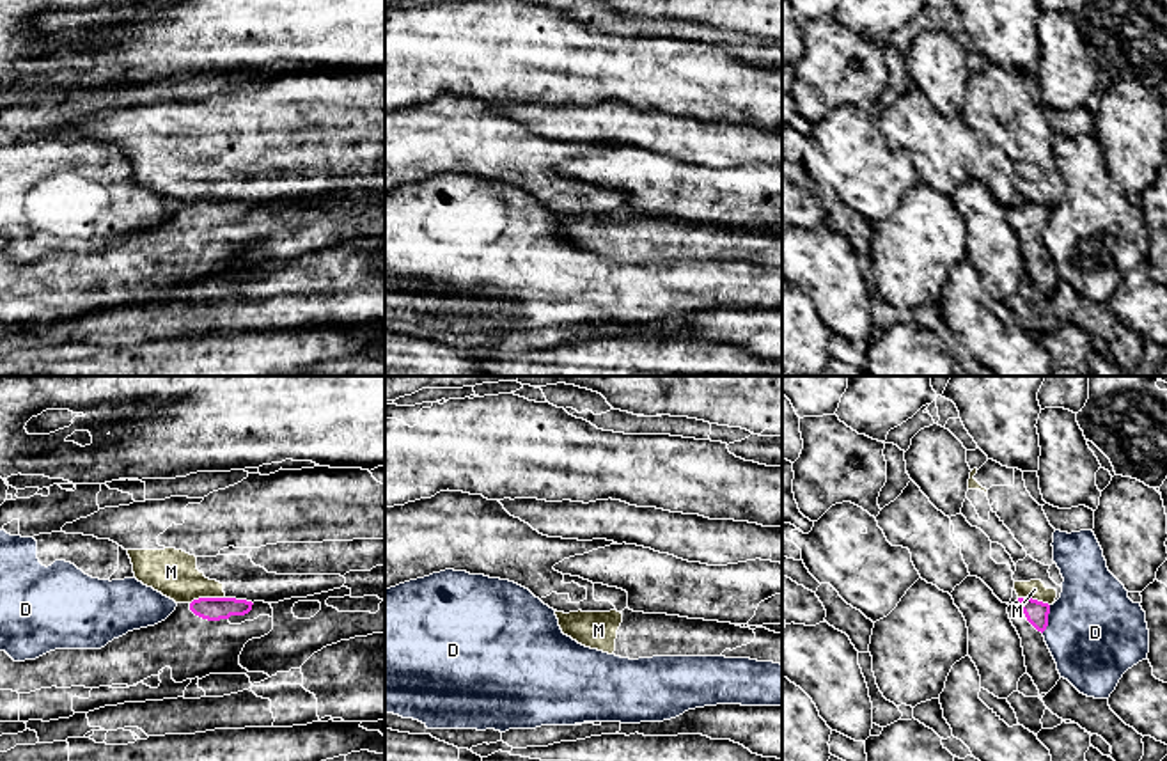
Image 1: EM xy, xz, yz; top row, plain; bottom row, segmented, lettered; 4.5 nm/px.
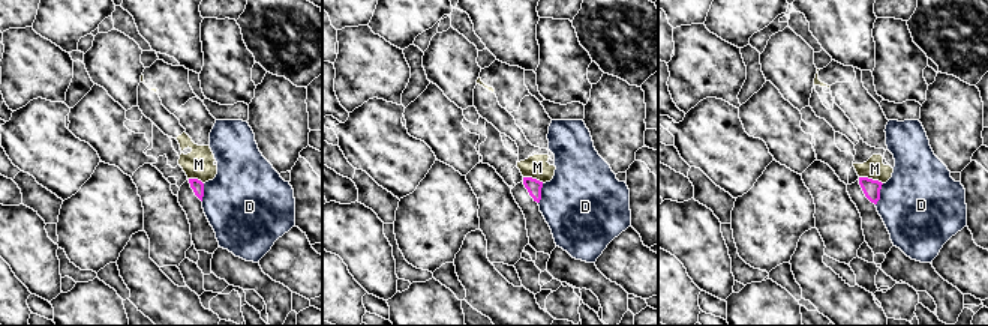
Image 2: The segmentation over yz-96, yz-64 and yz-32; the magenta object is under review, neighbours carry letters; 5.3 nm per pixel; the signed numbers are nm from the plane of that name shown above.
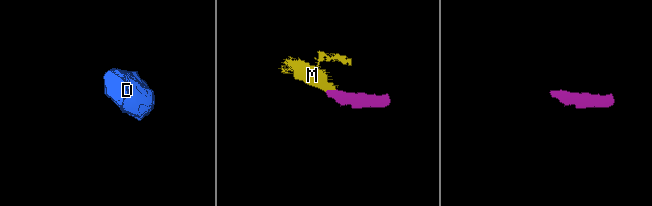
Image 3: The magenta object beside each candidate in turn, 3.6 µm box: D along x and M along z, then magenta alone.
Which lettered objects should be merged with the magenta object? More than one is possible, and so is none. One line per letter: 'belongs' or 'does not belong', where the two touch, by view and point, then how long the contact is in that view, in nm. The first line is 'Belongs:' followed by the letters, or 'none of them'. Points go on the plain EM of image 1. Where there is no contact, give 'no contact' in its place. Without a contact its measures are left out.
Belongs: none of them
D: does not belong; meets magenta in yz at (1047, 222); contact 130 nm long
M: does not belong; meets magenta in xy at (206, 201); contact 160 nm long

